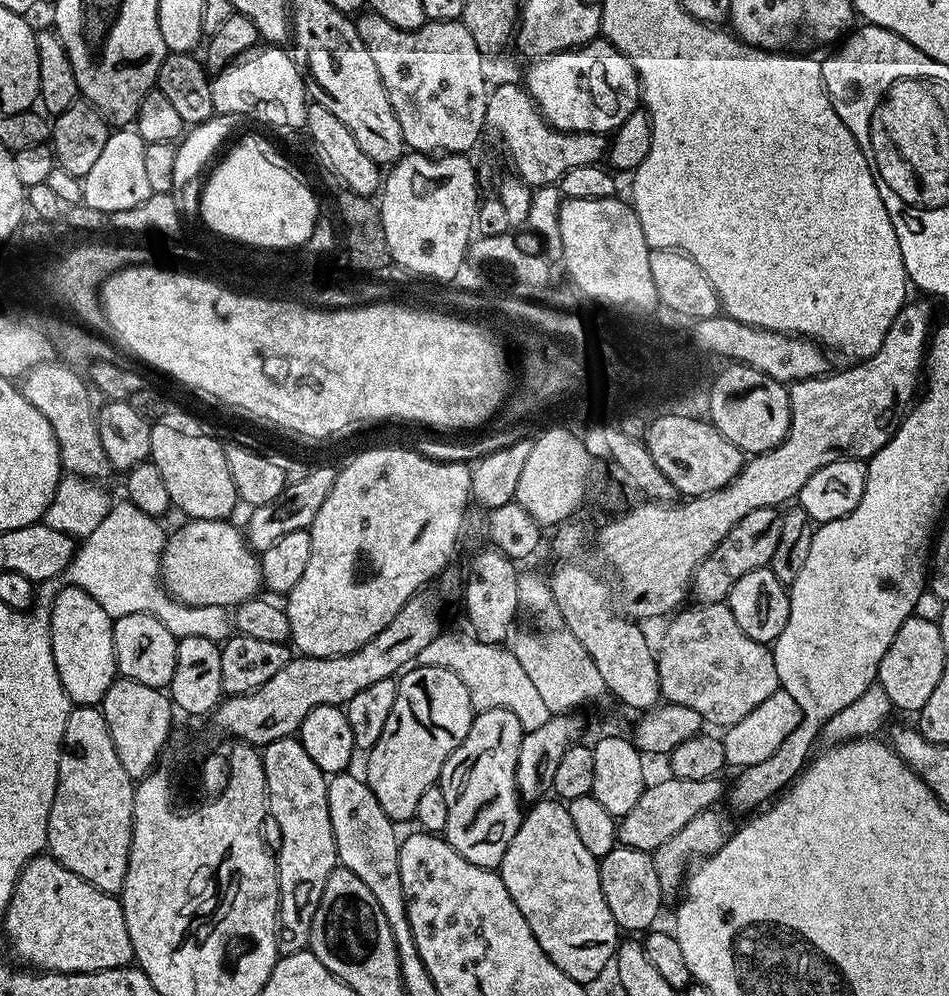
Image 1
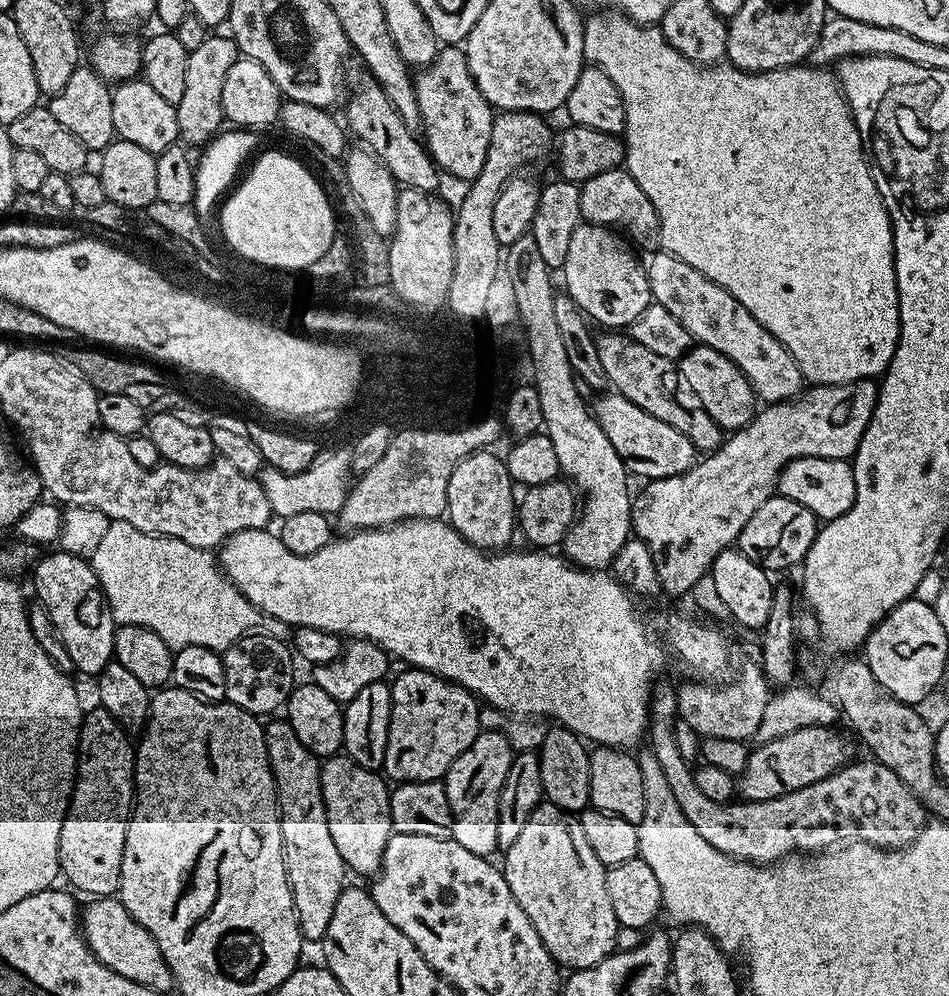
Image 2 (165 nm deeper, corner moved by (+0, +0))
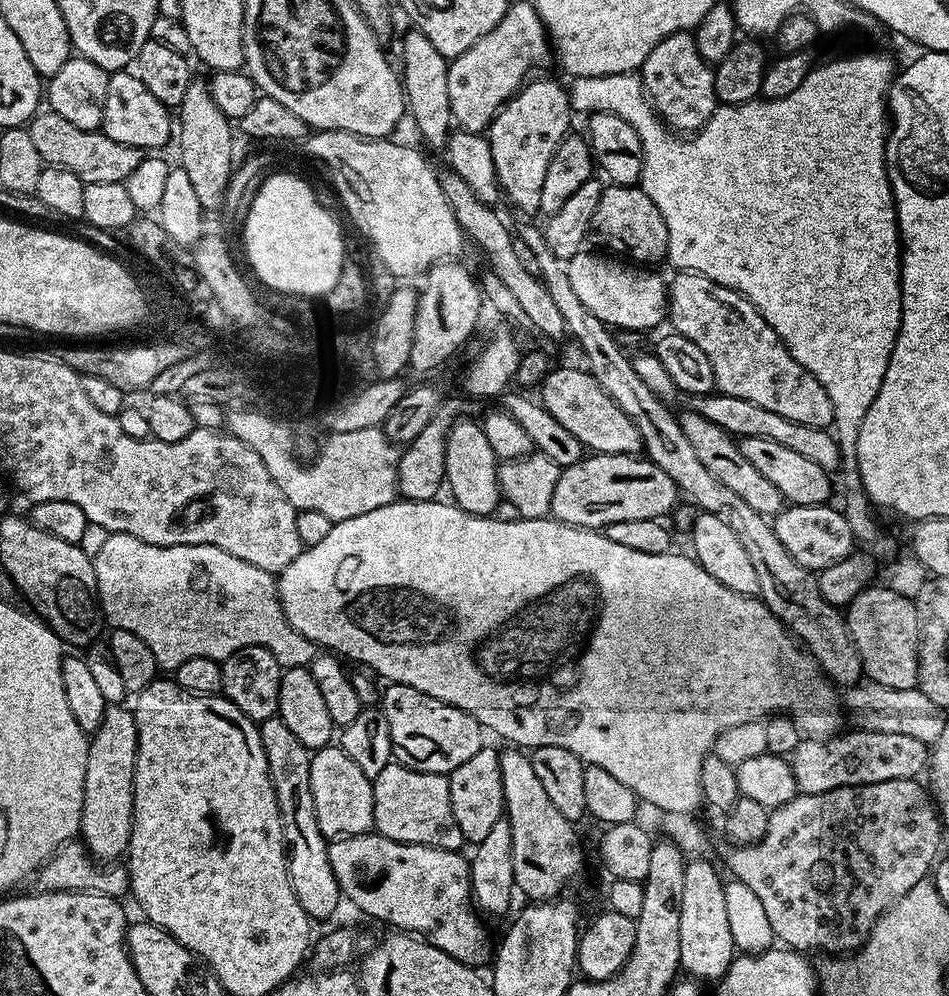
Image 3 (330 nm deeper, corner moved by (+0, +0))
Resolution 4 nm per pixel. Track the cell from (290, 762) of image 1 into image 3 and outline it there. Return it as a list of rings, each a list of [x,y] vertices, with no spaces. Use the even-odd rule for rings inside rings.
[[[279,715],[259,721],[258,727],[262,738],[262,750],[266,750],[268,776],[274,786],[280,821],[284,827],[284,846],[288,854],[288,877],[292,883],[292,889],[302,910],[309,918],[313,921],[324,920],[327,916],[335,914],[336,907],[342,904],[342,897],[338,882],[334,878],[334,870],[330,870],[329,841],[325,840],[322,830],[318,830],[318,814],[314,810],[314,790],[310,790],[312,752],[306,746],[302,746],[302,742],[298,742],[298,737],[286,727],[286,722],[282,722]]]

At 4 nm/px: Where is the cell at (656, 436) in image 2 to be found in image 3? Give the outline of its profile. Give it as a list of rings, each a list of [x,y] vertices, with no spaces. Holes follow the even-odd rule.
[[[553,367],[546,379],[538,386],[538,399],[544,409],[554,414],[554,419],[578,442],[584,445],[585,449],[599,454],[626,454],[627,456],[639,453],[642,445],[638,430],[622,410],[598,386],[598,382],[583,367],[580,368],[556,368]]]

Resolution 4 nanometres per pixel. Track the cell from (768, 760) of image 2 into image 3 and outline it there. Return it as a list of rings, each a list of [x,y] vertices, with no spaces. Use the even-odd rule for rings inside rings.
[[[841,731],[827,738],[804,738],[790,753],[797,793],[826,794],[846,786],[862,786],[891,780],[916,780],[929,767],[930,748],[905,734]]]

